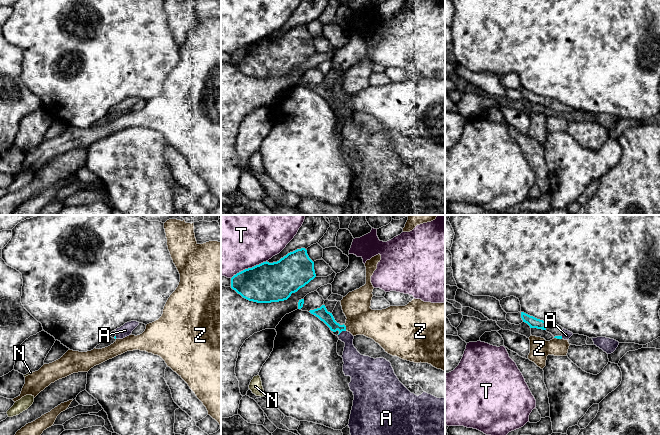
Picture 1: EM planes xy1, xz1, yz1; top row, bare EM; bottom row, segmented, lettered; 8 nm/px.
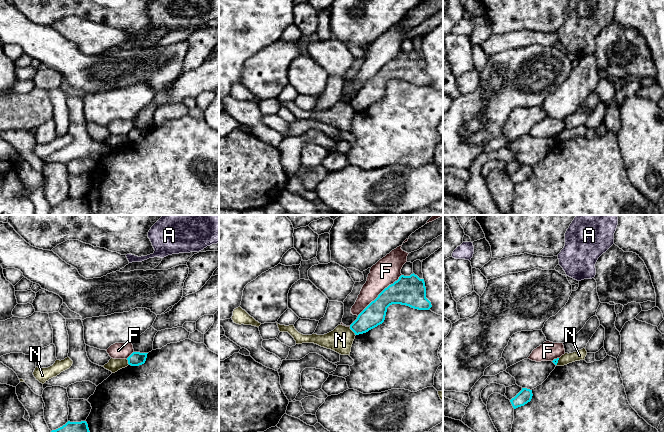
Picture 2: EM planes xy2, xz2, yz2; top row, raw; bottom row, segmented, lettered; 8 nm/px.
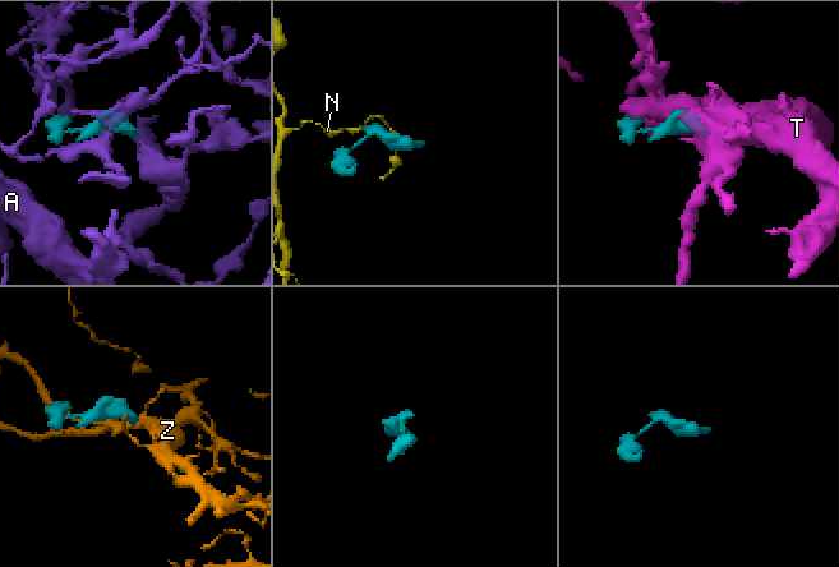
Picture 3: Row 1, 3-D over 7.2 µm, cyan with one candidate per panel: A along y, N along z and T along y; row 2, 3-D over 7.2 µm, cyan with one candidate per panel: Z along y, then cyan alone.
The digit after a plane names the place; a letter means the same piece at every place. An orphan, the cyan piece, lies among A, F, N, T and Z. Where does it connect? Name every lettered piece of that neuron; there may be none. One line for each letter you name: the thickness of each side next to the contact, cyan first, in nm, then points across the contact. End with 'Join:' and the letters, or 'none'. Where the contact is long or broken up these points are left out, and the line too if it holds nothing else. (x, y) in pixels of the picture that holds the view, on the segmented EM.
A: Thickness 90 nm (cyan) against 150 nm. Path across: xz1 (322, 313), (341, 331), (348, 340), (352, 359)
Join: A

